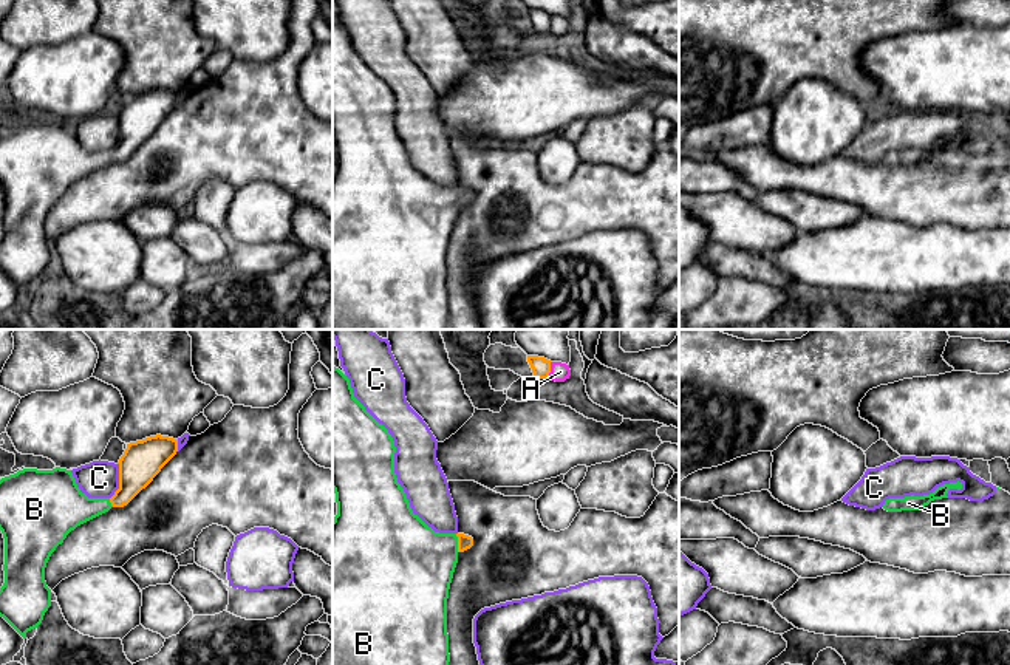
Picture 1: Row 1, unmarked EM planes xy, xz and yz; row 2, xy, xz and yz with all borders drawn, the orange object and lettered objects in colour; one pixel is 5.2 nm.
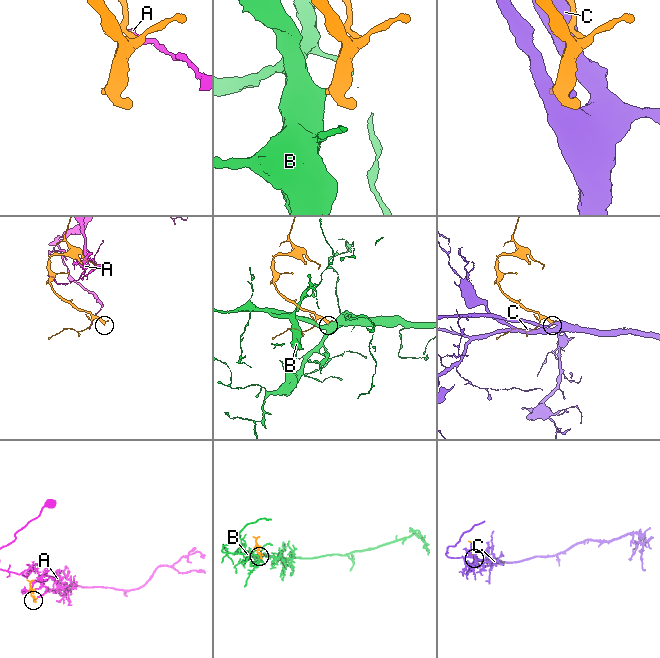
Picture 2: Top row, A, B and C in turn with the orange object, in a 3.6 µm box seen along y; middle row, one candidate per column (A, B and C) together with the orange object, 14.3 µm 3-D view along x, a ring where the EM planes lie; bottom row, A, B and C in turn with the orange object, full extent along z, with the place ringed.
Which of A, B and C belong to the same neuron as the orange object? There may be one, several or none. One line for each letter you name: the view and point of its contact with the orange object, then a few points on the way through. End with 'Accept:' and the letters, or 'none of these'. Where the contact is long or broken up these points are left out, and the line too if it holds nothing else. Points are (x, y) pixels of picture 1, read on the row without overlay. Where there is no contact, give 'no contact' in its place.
B: contact xz (458, 197); way xz (464, 195), (458, 197), (415, 217)
Accept: B

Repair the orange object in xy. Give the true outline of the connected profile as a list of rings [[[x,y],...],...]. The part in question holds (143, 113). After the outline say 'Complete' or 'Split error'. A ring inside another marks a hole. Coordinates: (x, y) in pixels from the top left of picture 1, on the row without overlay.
[[[150,90],[127,97],[119,113],[119,142],[111,152],[88,152],[76,138],[71,124],[23,122],[0,133],[0,184],[5,192],[5,237],[0,241],[0,271],[3,271],[23,292],[37,281],[51,260],[51,243],[45,235],[45,221],[59,198],[77,179],[108,165],[111,161],[127,159],[145,142],[161,122],[176,108],[178,93]]]. Split error

